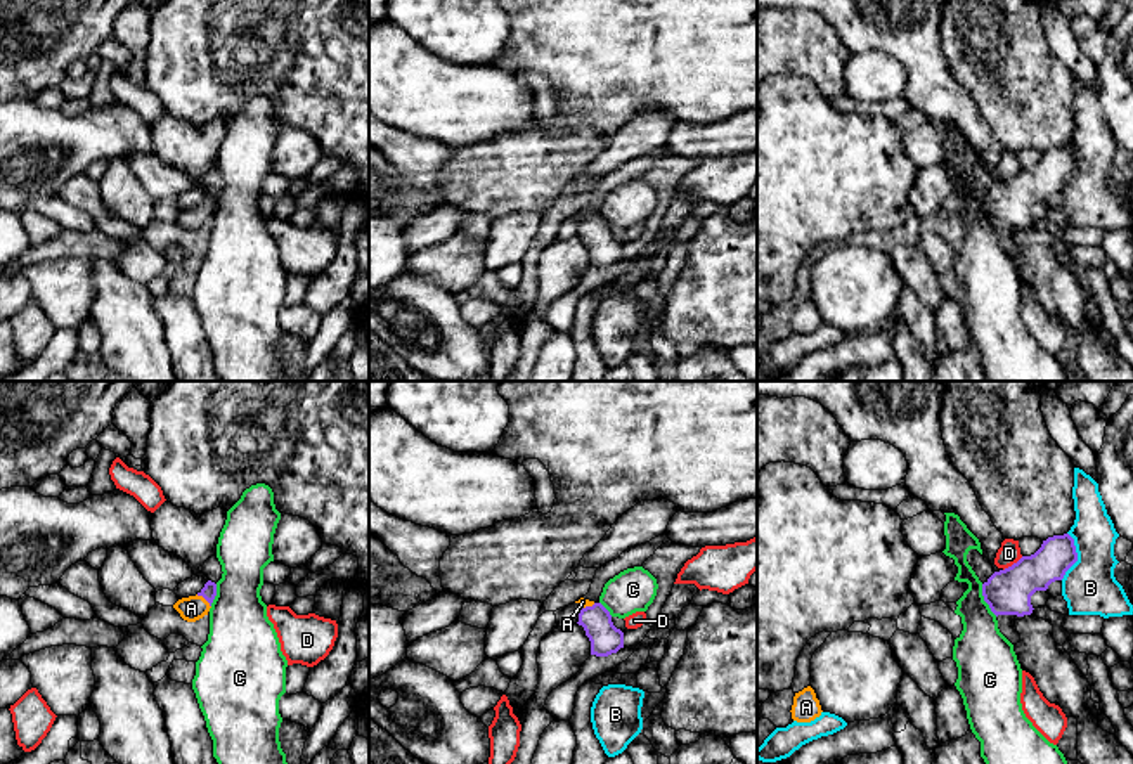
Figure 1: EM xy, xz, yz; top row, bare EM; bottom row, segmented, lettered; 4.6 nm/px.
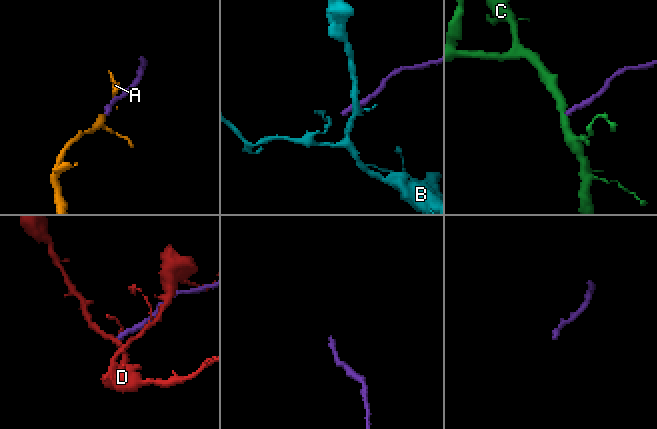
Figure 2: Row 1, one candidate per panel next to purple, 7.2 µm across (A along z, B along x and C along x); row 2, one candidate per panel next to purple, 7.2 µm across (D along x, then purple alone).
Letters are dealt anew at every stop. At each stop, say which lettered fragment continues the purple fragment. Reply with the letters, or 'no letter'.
A

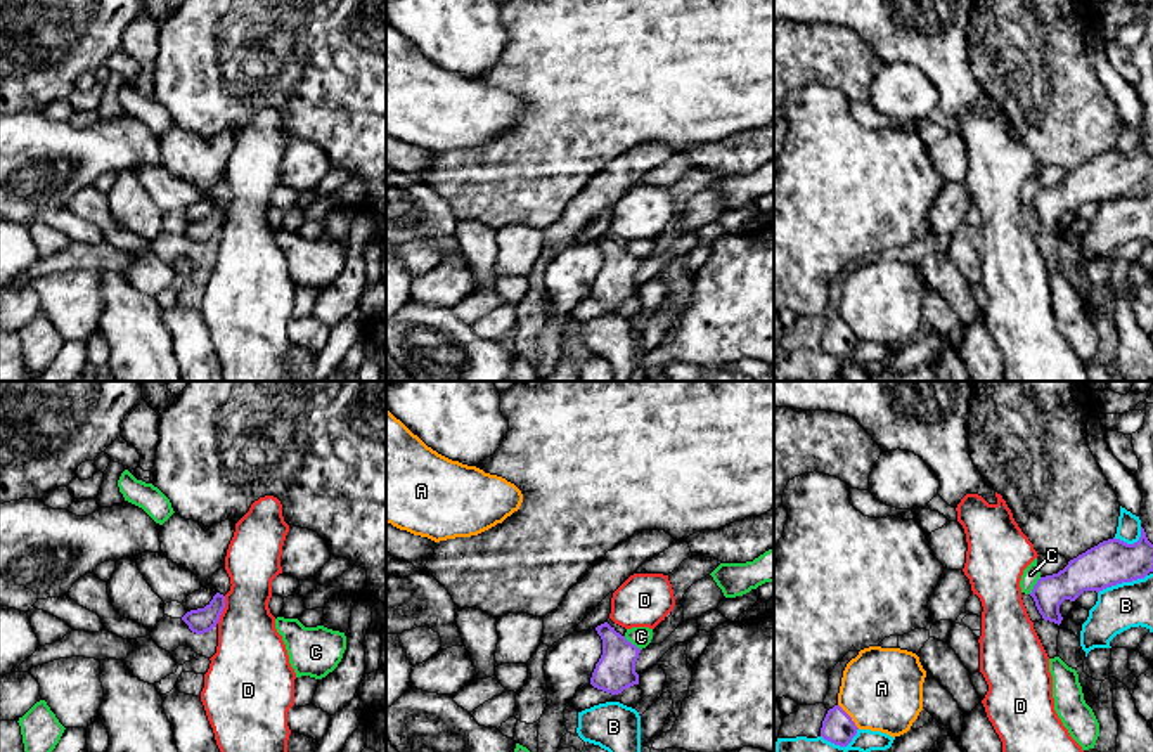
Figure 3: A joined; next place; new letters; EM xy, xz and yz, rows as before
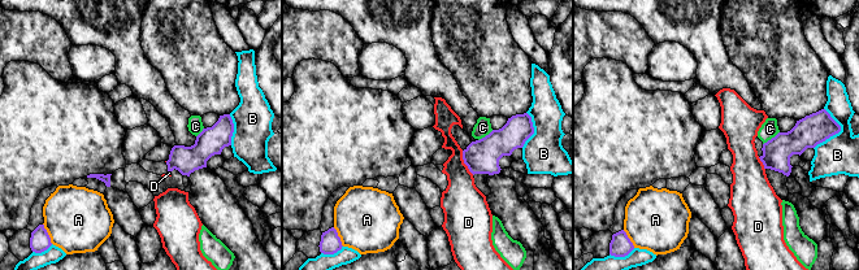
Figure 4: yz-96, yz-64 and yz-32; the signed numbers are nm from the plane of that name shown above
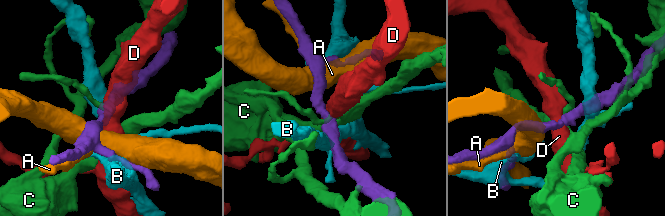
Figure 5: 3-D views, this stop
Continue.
no letter

